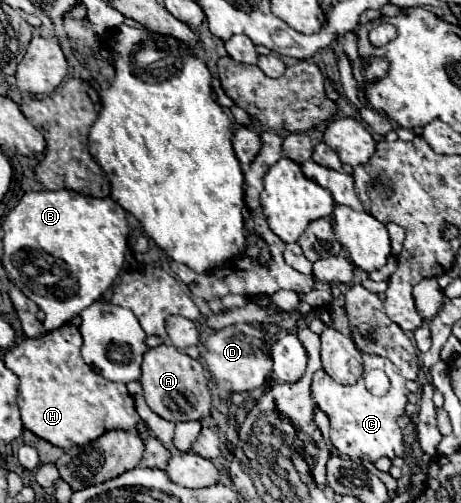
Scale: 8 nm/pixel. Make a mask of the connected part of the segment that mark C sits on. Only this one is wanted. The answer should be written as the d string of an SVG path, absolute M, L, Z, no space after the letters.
M363 353L363 363L365 363L365 371L371 369L383 369L391 381L389 391L383 397L375 397L367 391L365 381L359 379L355 385L343 387L339 383L335 383L323 369L319 369L313 375L313 385L311 385L311 397L315 401L315 405L327 413L329 421L331 421L331 443L333 447L341 453L347 455L351 459L361 459L361 461L371 461L375 463L381 457L387 459L395 459L395 457L403 457L405 455L405 443L403 443L403 431L397 425L397 419L405 413L405 405L407 405L407 379L401 375L401 371L389 361L383 359L379 355L369 355Z

